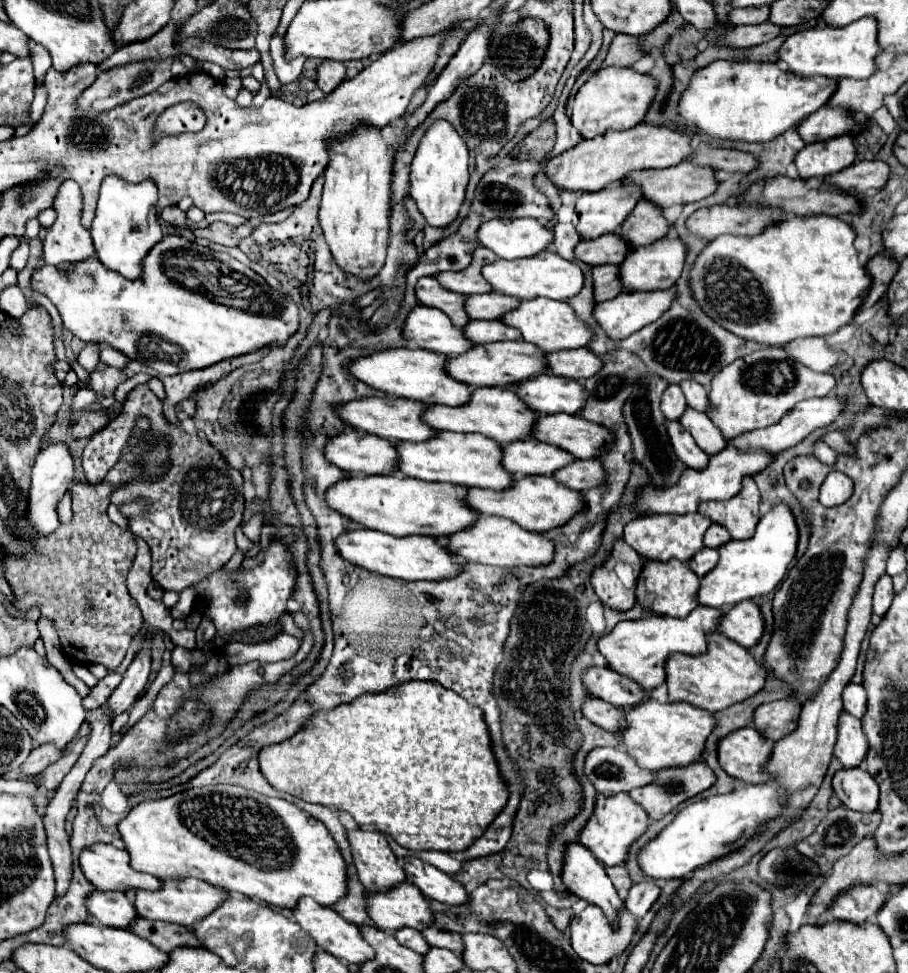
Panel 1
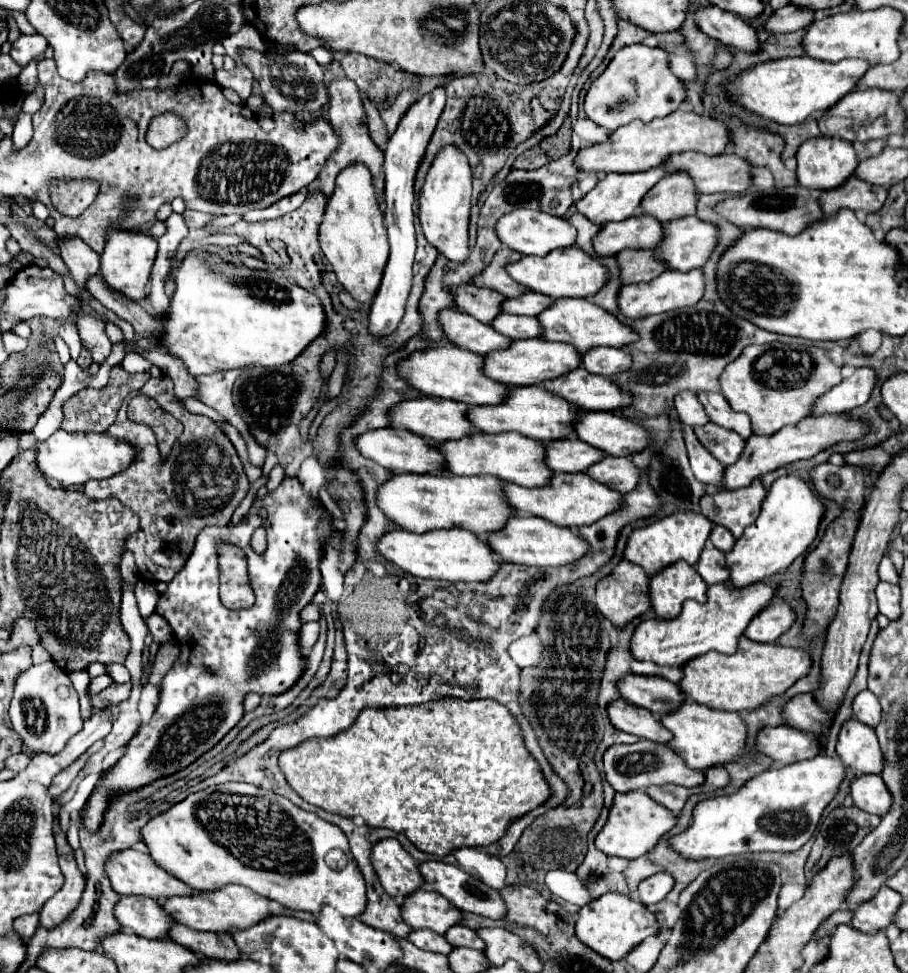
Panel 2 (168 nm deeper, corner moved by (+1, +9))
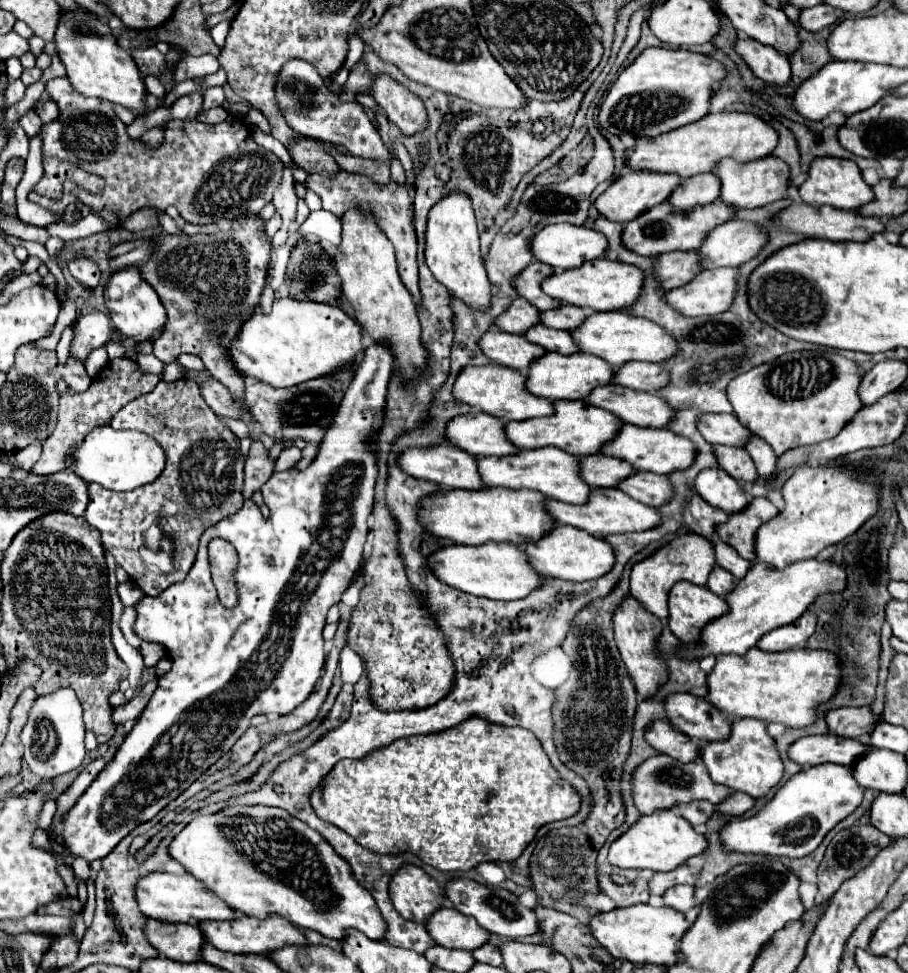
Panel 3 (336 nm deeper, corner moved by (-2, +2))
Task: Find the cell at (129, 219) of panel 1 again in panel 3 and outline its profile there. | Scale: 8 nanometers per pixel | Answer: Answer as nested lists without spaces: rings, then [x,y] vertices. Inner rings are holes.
[[[136,266],[128,268],[128,270],[120,270],[114,272],[104,288],[104,300],[106,300],[106,308],[110,312],[110,318],[116,326],[118,332],[124,334],[124,338],[132,340],[134,344],[142,344],[142,342],[152,342],[156,334],[162,334],[164,326],[166,326],[166,310],[160,302],[160,298],[154,294],[154,290],[140,280],[140,274],[136,270]]]

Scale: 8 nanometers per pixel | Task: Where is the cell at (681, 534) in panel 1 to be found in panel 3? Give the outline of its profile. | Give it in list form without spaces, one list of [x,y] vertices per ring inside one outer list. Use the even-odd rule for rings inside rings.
[[[682,534],[674,538],[670,544],[662,546],[650,558],[638,562],[630,574],[630,594],[636,598],[646,612],[658,616],[660,620],[668,618],[668,592],[676,582],[692,582],[696,586],[704,586],[714,568],[714,548],[710,542],[704,542],[698,534]]]

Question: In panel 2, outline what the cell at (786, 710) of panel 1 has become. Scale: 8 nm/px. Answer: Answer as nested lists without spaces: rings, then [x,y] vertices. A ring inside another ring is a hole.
[[[811,693],[795,695],[791,697],[783,709],[781,709],[781,719],[785,725],[795,727],[799,731],[811,731],[811,733],[825,733],[831,725],[831,715],[821,711],[815,703]]]

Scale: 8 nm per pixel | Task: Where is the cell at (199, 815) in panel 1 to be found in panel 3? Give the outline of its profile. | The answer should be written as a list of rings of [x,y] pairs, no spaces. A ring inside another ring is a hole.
[[[230,806],[218,814],[212,816],[204,816],[204,814],[196,814],[196,818],[174,838],[174,842],[170,844],[170,856],[174,860],[178,860],[192,876],[196,876],[196,880],[204,882],[204,886],[208,886],[208,890],[212,890],[214,894],[218,894],[220,898],[224,898],[224,902],[228,902],[228,906],[232,906],[234,910],[246,914],[246,916],[254,916],[254,918],[268,918],[270,914],[278,914],[282,918],[286,918],[288,922],[292,922],[294,926],[302,928],[302,930],[316,930],[326,938],[332,940],[344,940],[348,930],[358,930],[362,934],[366,934],[370,940],[384,940],[386,934],[386,922],[374,902],[374,898],[356,882],[356,878],[352,878],[352,870],[348,870],[348,864],[332,850],[332,846],[328,846],[328,842],[324,842],[324,838],[312,830],[310,826],[304,826],[298,818],[292,818],[286,814],[286,810],[276,810],[276,808],[268,808],[268,806]]]

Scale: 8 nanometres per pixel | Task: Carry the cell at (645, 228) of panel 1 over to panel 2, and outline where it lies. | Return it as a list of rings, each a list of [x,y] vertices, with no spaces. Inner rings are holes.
[[[665,175],[641,201],[641,211],[655,217],[659,223],[695,215],[697,191],[687,175]]]

